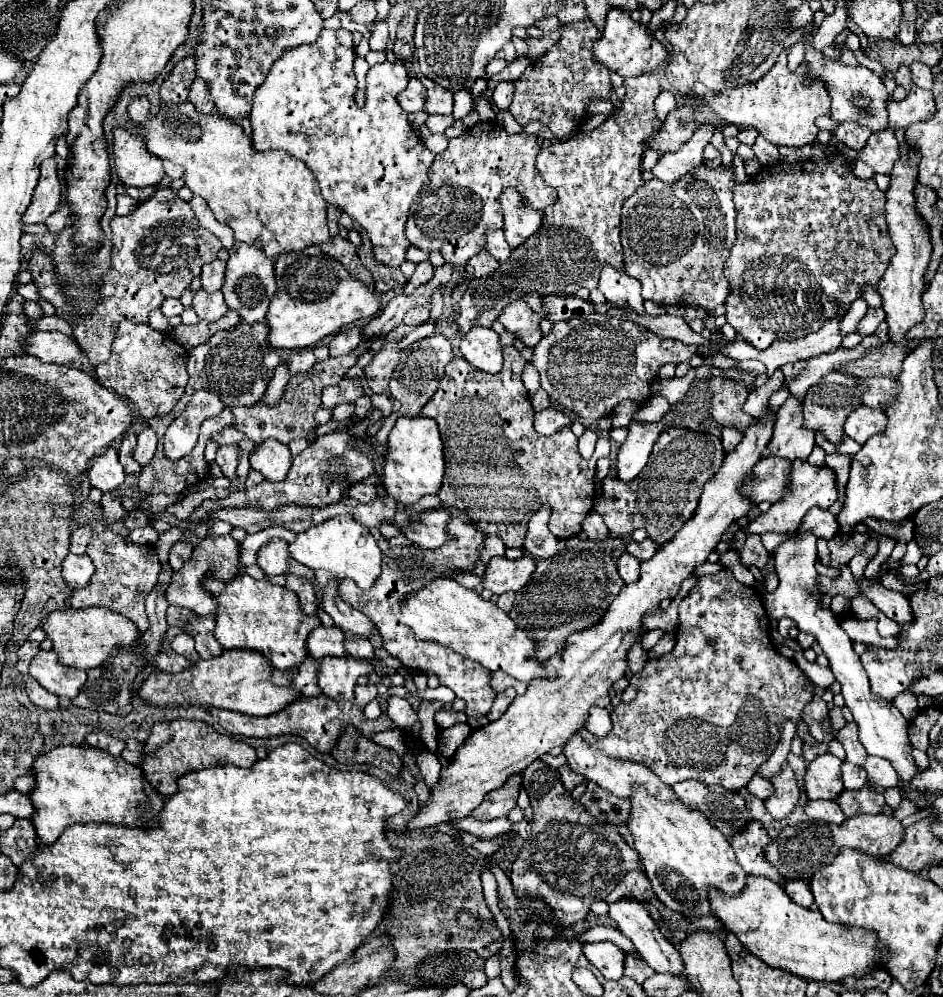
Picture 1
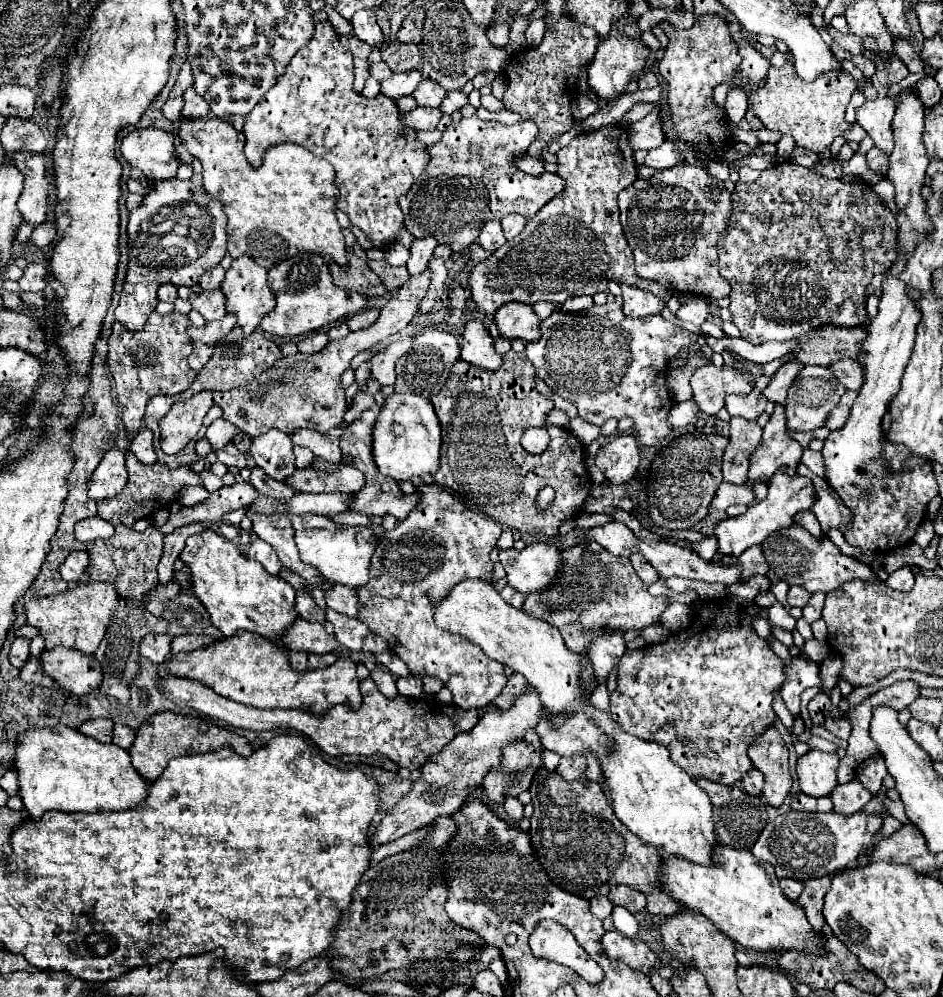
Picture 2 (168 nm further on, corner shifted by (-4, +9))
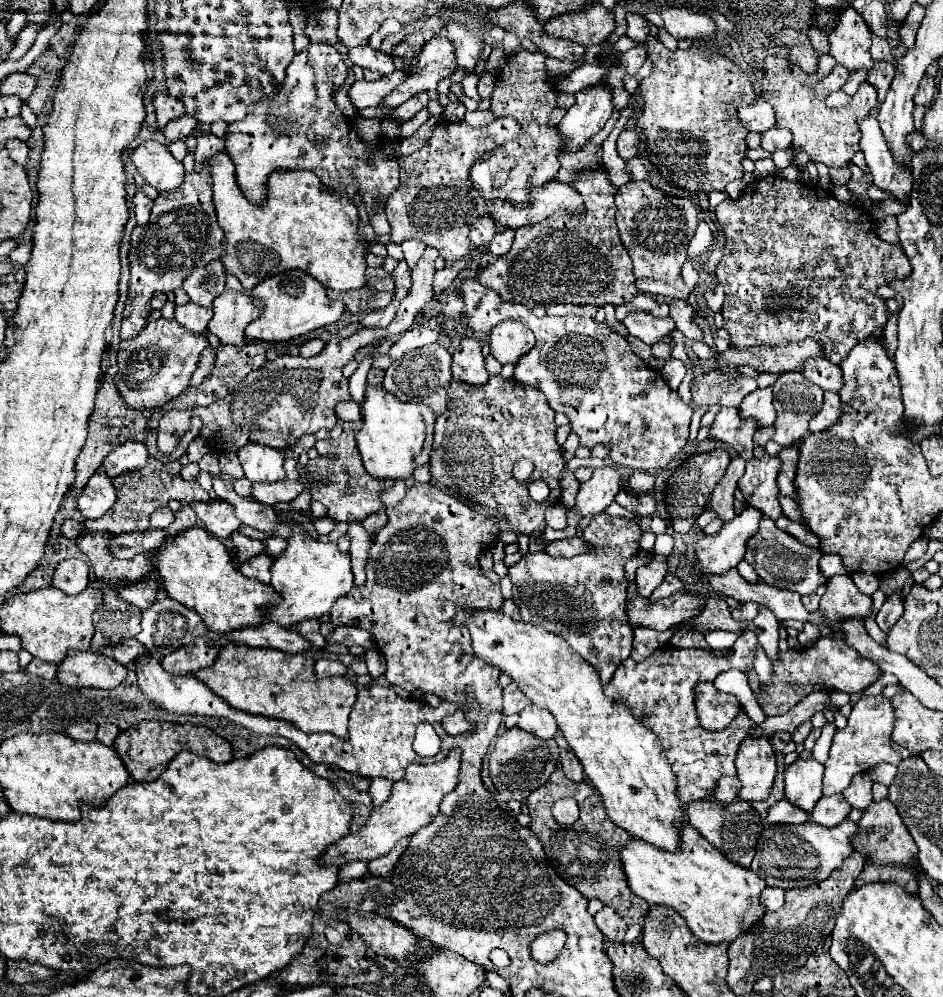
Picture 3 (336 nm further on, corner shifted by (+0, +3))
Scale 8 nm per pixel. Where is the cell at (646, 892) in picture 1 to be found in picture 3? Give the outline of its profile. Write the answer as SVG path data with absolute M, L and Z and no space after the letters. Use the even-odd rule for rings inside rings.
M603 906L597 914L595 914L595 924L599 926L599 930L603 932L605 938L613 940L613 942L623 942L627 924L621 916L617 916L617 912L613 908Z

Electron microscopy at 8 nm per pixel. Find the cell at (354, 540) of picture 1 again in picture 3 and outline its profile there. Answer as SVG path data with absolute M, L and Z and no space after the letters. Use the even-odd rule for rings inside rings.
M285 512L283 516L291 528L291 538L287 540L287 550L277 556L271 566L271 586L283 600L269 608L269 620L281 626L293 626L305 618L319 618L327 614L335 600L353 588L353 572L349 554L339 552L337 544L311 538L309 532L303 530L303 526L291 516L291 512Z

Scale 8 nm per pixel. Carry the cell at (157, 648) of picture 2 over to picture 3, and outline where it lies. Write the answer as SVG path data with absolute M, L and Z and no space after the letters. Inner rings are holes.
M129 638L129 640L125 640L123 644L119 644L119 646L117 646L117 648L113 648L113 650L105 648L105 652L103 652L103 654L107 654L107 656L115 658L115 660L117 660L117 662L121 662L123 666L131 666L131 664L135 664L135 660L137 660L137 658L141 658L141 656L149 654L149 650L147 650L139 640Z

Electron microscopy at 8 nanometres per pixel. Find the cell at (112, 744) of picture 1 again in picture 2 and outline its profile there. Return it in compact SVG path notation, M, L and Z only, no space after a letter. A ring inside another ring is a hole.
M99 718L99 720L87 720L77 728L81 734L91 736L99 742L111 742L113 734L113 722L109 718Z

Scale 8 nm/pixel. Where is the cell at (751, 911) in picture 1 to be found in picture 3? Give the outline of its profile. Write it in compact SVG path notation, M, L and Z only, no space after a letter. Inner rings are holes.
M683 826L679 852L661 852L643 840L633 840L619 852L629 888L649 904L669 906L679 912L691 932L709 944L733 942L753 928L765 914L759 896L765 890L765 880L753 870L729 862L709 844L695 828Z

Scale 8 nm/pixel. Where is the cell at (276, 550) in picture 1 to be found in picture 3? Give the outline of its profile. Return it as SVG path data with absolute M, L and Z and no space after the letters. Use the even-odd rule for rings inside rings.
M257 554L253 558L249 558L247 562L243 562L239 566L239 572L247 578L255 578L255 580L261 580L265 584L271 582L271 564L273 564L273 556L267 556L267 554Z

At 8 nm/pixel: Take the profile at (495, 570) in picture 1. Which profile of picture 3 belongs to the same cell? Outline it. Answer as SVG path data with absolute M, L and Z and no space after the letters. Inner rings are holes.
M597 514L591 520L591 524L584 529L581 537L585 542L593 544L595 550L575 556L575 558L553 558L547 552L529 552L517 564L509 566L507 576L513 582L513 600L519 606L521 616L525 618L523 622L529 622L529 624L541 626L553 634L565 636L571 650L581 654L599 672L603 686L609 684L609 680L613 678L613 672L631 654L633 628L629 626L629 620L625 616L627 580L623 576L623 566L639 550L641 534L643 532L635 520L629 522L625 518Z

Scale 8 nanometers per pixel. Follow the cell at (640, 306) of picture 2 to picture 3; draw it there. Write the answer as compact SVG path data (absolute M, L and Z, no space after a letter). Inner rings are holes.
M629 312L623 320L623 326L631 336L637 336L645 344L653 346L663 336L671 334L671 330L675 328L675 322L669 316L659 318L659 316L653 316L651 312Z

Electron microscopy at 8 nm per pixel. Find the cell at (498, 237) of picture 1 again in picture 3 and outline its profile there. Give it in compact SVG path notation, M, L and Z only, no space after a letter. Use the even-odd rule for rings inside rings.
M481 216L475 224L473 224L473 230L469 234L469 240L473 246L489 246L493 236L497 234L497 228L495 228L495 222L489 218L489 216Z

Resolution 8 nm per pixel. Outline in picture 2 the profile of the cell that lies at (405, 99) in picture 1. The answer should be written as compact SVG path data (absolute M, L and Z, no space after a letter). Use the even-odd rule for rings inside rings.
M411 70L411 72L403 72L403 74L393 74L387 80L381 80L381 94L385 94L387 98L401 98L401 96L409 96L413 94L413 90L417 88L417 84L423 80L419 70Z

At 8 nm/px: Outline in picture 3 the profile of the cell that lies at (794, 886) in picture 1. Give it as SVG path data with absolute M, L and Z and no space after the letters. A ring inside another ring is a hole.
M765 888L761 894L761 902L765 904L767 912L777 912L785 902L785 890L783 888Z

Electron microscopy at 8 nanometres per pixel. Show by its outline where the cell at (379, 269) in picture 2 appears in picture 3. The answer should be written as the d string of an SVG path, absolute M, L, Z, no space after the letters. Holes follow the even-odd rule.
M403 260L397 264L397 268L391 274L391 278L395 282L395 292L393 292L393 302L395 304L399 304L407 296L407 290L409 290L409 284L411 284L409 274L411 272L409 272L409 268L407 268L407 264Z

